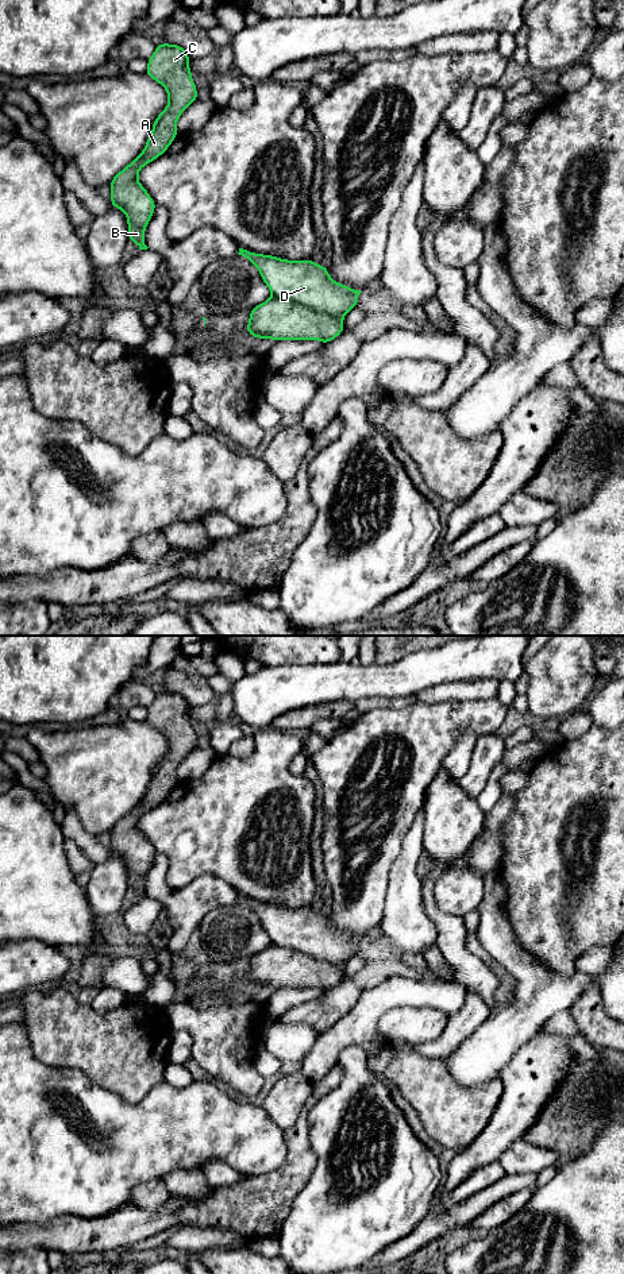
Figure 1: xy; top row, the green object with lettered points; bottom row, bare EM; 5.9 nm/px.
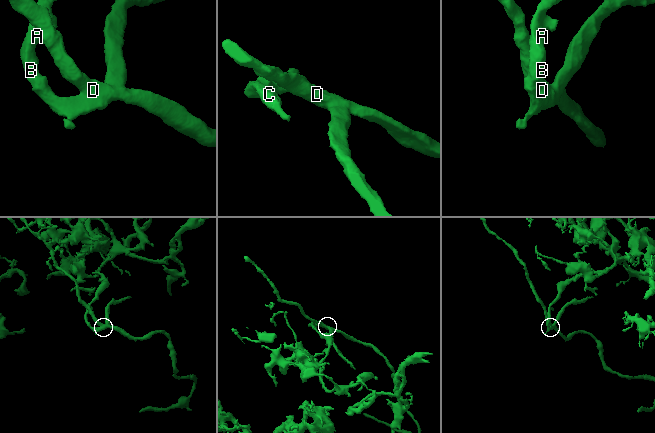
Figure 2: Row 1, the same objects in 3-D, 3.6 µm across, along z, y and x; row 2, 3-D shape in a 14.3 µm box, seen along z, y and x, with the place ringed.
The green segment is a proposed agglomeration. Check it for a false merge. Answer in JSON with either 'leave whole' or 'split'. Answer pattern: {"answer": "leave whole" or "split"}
{"answer": "leave whole"}

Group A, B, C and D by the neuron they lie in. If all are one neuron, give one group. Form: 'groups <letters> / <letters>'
groups A B C D

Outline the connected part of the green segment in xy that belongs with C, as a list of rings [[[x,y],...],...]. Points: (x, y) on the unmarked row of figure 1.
[[[157,692],[147,709],[146,722],[166,737],[167,754],[153,769],[151,783],[143,799],[109,830],[111,853],[126,861],[128,888],[134,889],[139,897],[149,896],[143,889],[145,877],[157,852],[138,829],[138,821],[167,798],[178,783],[180,763],[197,748],[189,709],[188,700],[178,692]]]

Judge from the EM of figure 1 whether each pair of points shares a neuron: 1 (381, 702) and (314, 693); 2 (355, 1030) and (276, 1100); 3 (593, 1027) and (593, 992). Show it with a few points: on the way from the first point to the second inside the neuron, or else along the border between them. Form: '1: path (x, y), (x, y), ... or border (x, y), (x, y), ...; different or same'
1: border (391, 697), (365, 697), (355, 701); different
2: border (300, 1069), (311, 1083); different
3: path (590, 1019), (590, 1000); same

